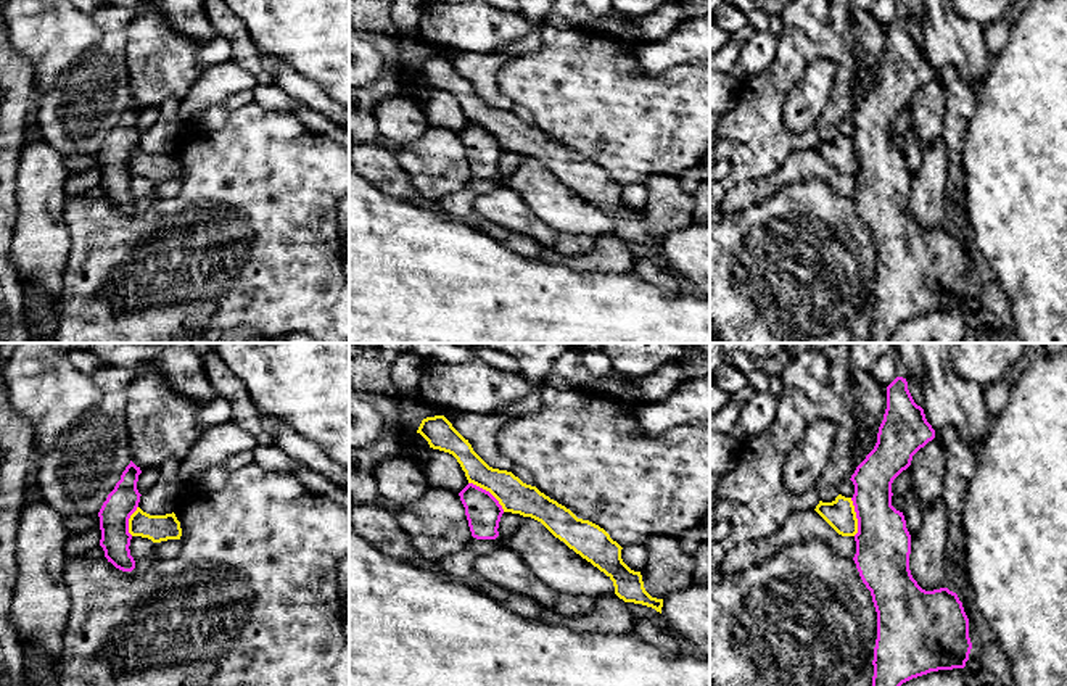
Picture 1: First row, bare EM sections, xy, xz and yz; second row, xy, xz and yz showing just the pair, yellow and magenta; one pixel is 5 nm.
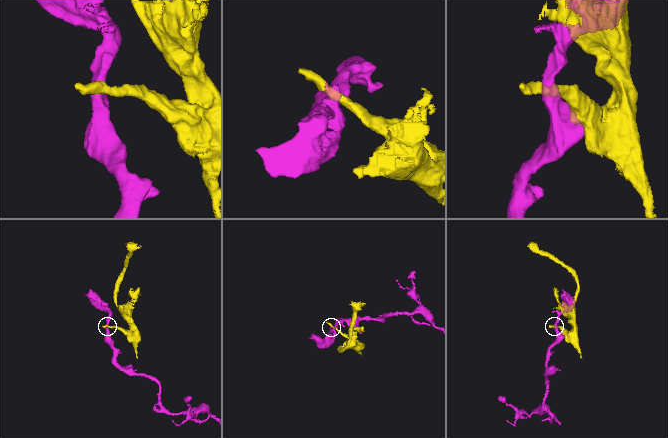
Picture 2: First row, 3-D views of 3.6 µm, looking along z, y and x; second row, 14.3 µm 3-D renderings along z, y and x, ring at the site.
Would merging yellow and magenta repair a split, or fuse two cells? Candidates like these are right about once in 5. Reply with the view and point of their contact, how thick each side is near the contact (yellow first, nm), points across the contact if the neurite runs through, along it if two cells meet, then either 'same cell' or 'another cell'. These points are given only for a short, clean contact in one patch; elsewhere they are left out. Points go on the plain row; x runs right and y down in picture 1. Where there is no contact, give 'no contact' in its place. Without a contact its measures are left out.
xz (488, 129) | 160/180 nm | along xz (469, 121), (485, 128), (504, 150) | another cell

